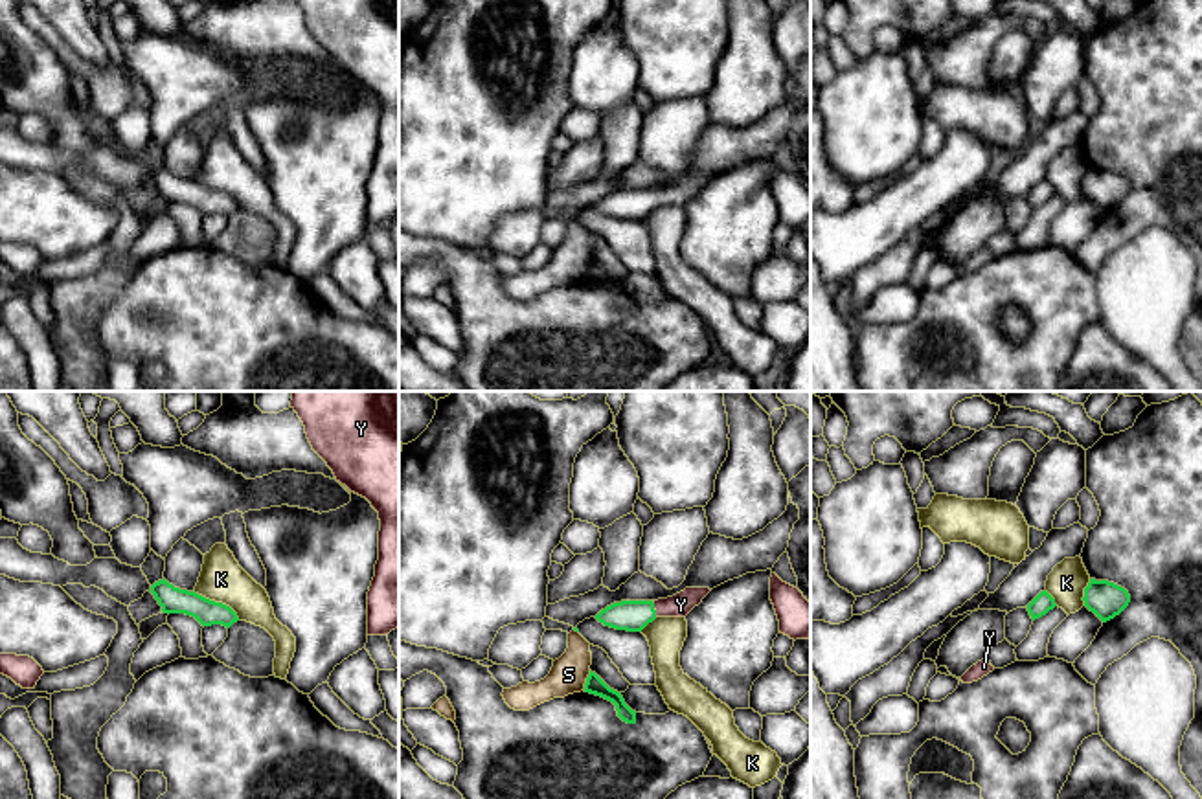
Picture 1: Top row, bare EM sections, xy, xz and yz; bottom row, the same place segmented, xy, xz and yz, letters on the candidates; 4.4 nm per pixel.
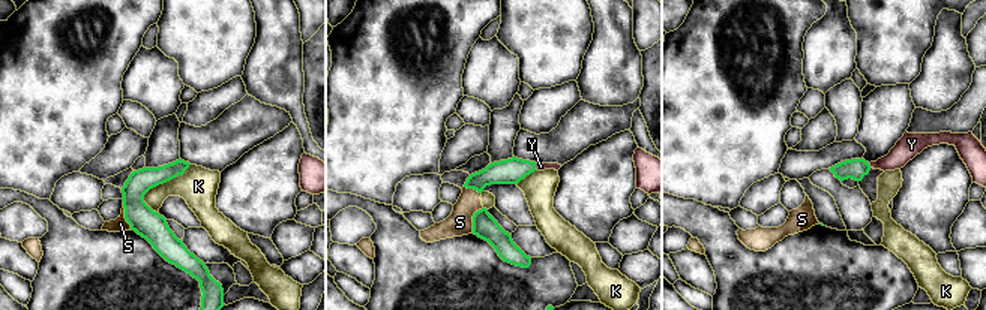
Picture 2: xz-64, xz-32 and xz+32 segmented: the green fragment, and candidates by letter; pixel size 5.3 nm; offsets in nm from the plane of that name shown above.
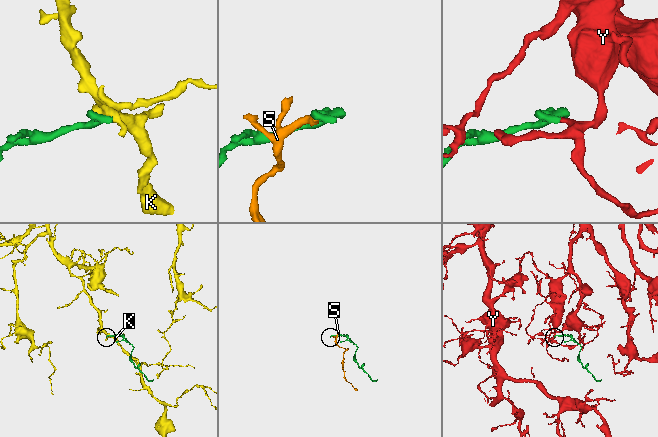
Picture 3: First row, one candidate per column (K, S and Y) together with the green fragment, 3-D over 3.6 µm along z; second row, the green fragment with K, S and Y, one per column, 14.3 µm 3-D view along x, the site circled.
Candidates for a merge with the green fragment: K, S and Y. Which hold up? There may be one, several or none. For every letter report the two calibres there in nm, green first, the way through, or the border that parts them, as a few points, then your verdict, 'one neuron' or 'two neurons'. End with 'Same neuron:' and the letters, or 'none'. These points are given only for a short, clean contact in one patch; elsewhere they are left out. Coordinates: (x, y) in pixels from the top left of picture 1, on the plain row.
K: calibres 120 and 190 nm; border xy (193, 179), (225, 191), (239, 208); two neurons
S: calibres 80 and 160 nm; border xz (590, 259), (583, 278); two neurons
Y: calibres 140 and 100 nm; way xz (633, 204), (653, 197), (680, 193); one neuron
Same neuron: Y

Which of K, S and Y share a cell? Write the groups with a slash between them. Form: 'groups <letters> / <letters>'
groups K S / Y

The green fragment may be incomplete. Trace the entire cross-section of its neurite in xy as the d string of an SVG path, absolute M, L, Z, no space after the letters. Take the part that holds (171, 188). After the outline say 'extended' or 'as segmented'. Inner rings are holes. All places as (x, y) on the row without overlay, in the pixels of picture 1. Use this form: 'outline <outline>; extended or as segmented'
outline M165 167L154 171L151 182L164 202L186 202L195 206L202 215L222 213L230 217L239 209L230 195L210 189L195 180L175 176Z; as segmented

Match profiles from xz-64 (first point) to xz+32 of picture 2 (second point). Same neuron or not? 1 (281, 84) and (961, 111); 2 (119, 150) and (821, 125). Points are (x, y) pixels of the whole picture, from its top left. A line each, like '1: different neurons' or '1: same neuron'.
1: different neurons
2: same neuron

